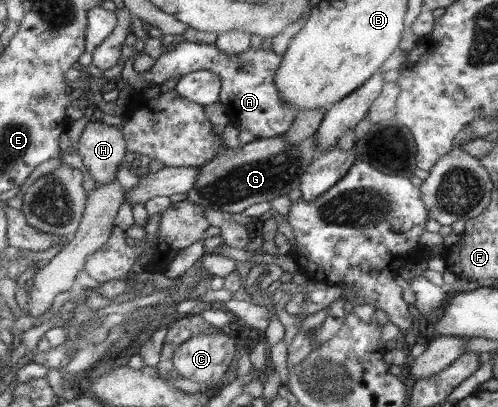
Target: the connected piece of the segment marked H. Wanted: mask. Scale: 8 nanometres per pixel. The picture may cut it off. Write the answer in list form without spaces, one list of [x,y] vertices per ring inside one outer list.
[[[103,118],[88,122],[76,145],[83,164],[96,181],[96,188],[116,180],[118,167],[125,163],[127,146],[117,122]]]

